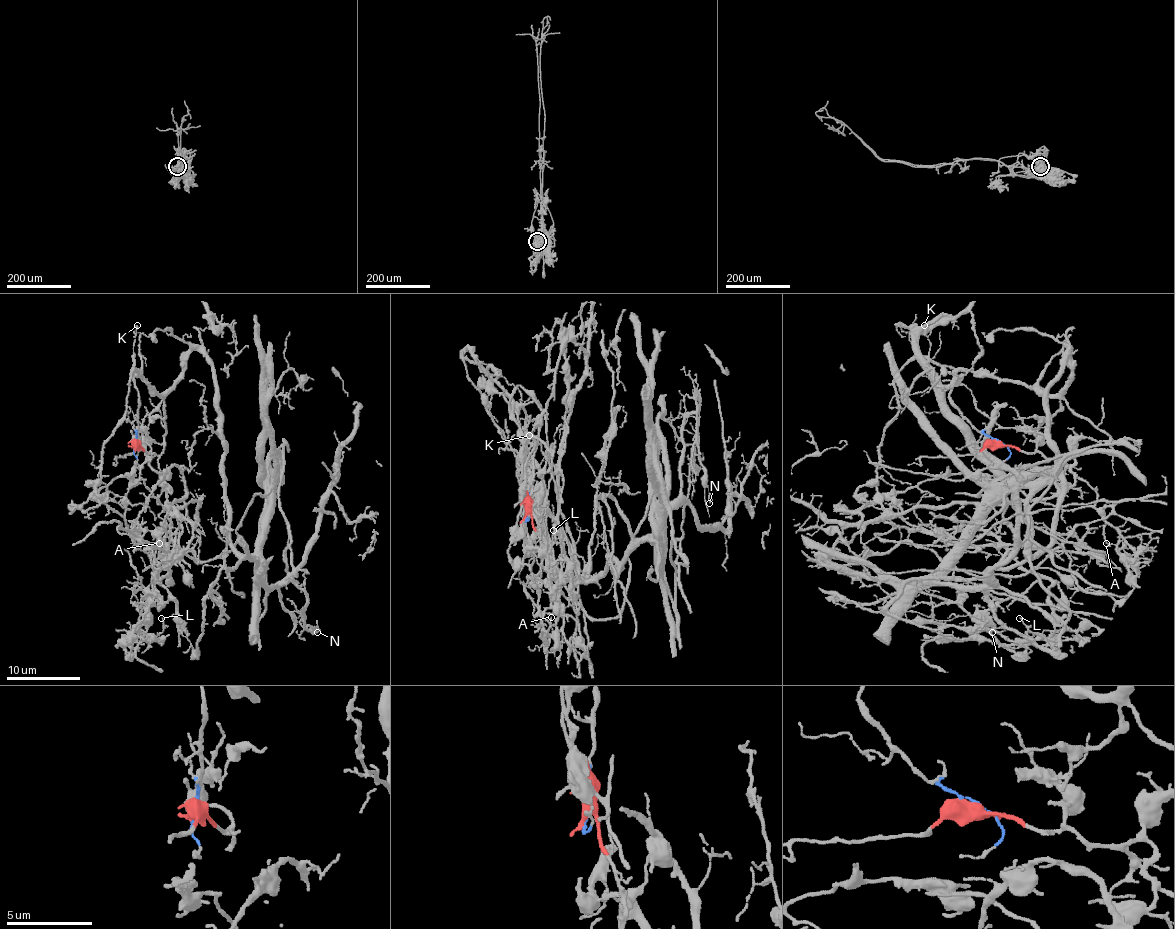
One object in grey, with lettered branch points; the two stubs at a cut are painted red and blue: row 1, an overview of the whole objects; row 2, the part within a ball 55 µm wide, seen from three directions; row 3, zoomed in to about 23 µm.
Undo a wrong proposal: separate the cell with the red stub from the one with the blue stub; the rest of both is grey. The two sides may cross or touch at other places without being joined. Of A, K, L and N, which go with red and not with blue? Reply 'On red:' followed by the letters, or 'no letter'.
On red: A, L

